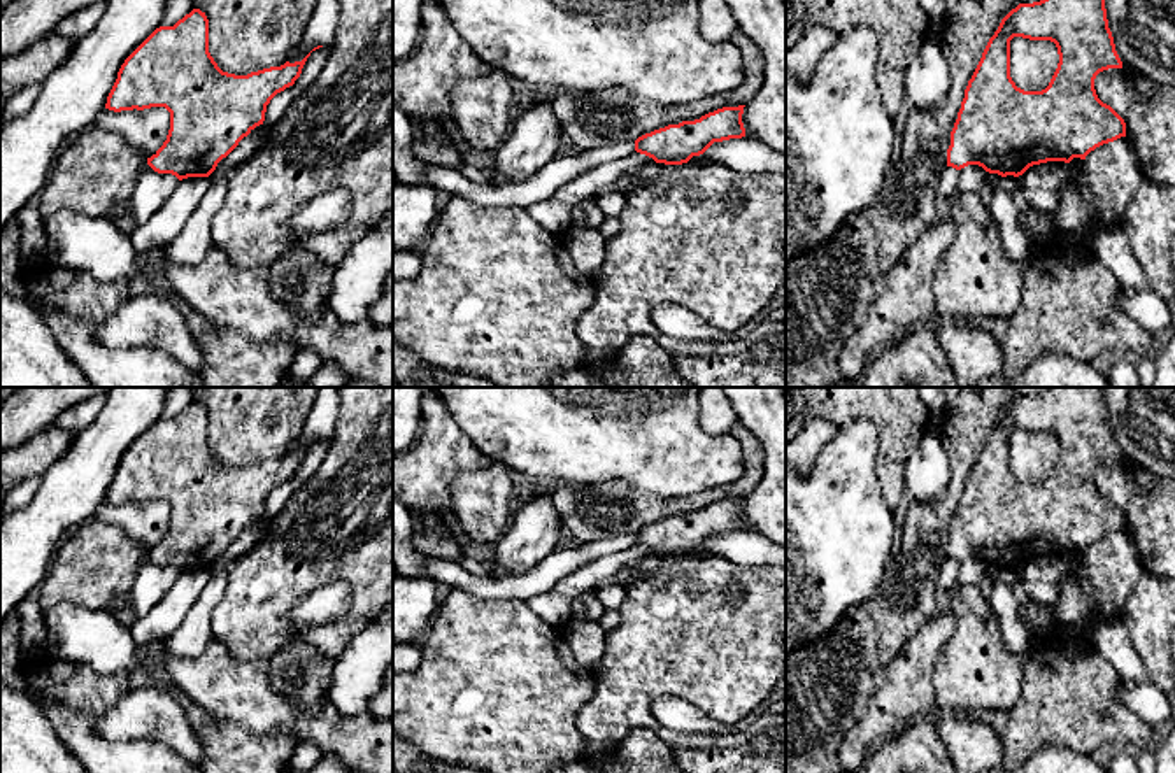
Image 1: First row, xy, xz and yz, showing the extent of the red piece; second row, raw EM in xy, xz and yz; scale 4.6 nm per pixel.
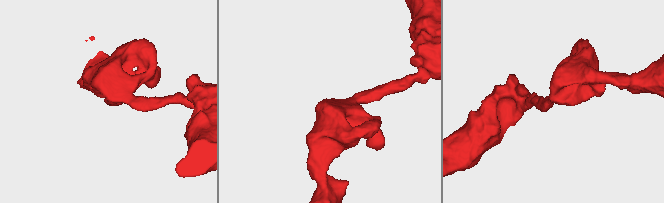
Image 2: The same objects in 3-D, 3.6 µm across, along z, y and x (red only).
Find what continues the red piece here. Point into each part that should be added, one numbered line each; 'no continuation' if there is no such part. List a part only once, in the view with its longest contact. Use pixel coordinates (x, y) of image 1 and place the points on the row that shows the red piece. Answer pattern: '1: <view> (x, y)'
no continuation

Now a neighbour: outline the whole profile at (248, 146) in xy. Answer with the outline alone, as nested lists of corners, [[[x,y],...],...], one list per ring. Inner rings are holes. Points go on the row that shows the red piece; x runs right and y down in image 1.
[[[330,44],[310,53],[295,84],[277,93],[270,100],[270,103],[267,105],[265,121],[254,130],[251,130],[251,133],[244,137],[239,142],[239,145],[217,163],[216,172],[231,174],[239,165],[242,165],[247,158],[251,158],[258,151],[263,126],[265,124],[274,126],[282,117],[291,102],[296,96],[300,96],[324,68],[328,56],[330,56]]]

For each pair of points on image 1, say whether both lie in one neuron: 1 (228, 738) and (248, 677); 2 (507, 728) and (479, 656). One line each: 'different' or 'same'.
1: different
2: same

